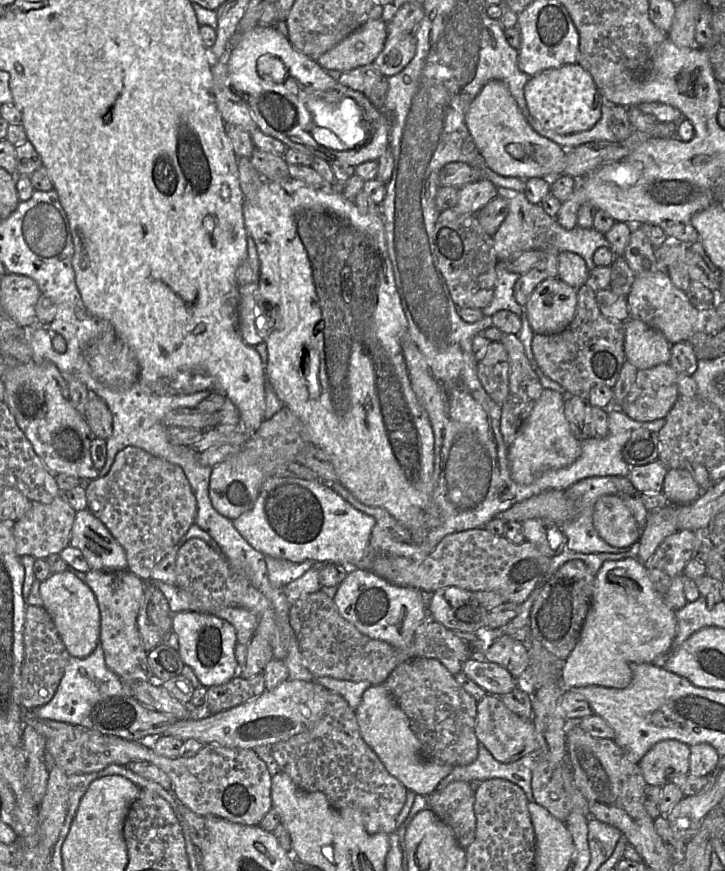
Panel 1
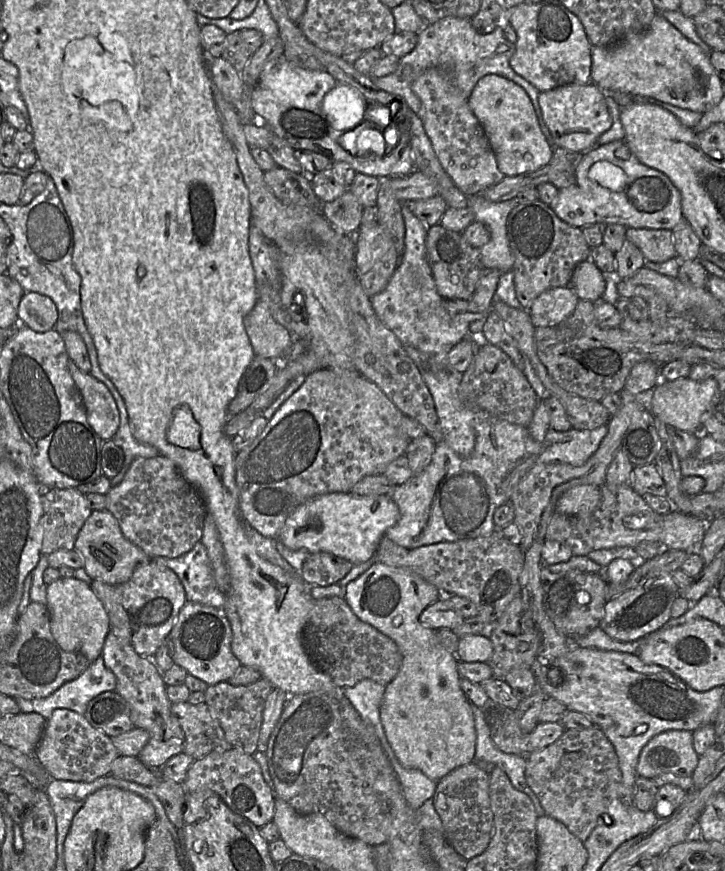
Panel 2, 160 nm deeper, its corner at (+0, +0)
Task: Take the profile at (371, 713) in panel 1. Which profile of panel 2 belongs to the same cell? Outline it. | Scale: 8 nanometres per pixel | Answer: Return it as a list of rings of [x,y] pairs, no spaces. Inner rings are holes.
[[[376,562],[344,589],[344,599],[363,622],[391,638],[398,646],[402,663],[399,672],[386,687],[380,706],[380,719],[385,736],[397,760],[406,769],[417,769],[434,781],[452,770],[474,761],[476,750],[475,719],[471,703],[460,688],[458,660],[441,646],[435,631],[421,624],[419,616],[442,592],[409,569]]]

